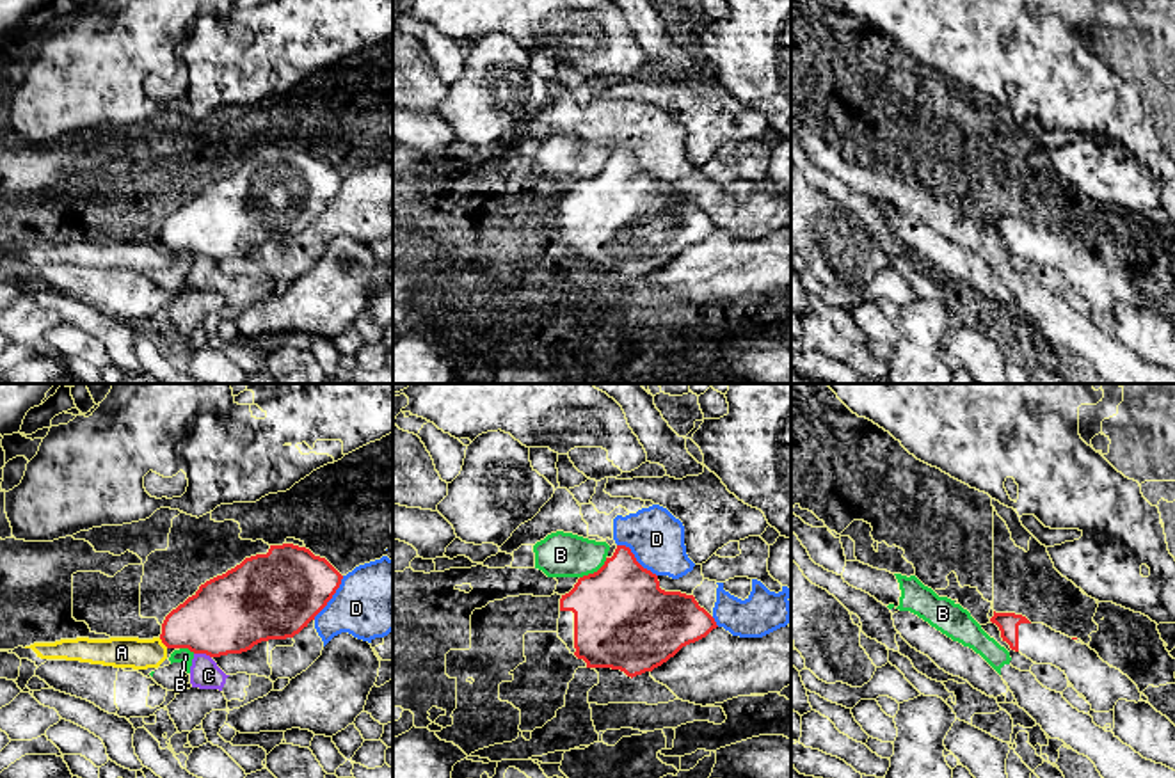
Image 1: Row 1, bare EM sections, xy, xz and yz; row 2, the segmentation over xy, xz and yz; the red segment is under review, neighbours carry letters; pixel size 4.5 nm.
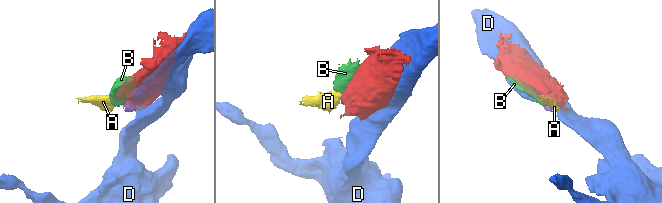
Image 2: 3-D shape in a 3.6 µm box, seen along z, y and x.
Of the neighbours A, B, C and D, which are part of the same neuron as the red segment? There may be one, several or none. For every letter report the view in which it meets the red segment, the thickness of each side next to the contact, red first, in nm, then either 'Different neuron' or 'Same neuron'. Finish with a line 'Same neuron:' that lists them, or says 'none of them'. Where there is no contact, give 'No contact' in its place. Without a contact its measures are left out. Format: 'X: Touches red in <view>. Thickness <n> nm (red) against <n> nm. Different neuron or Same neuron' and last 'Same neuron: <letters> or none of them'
A: Touches red in xy. Thickness 300 nm (red) against 140 nm. Different neuron
B: Touches red in xz. Thickness 440 nm (red) against 200 nm. Different neuron
C: Touches red in xy. Thickness 360 nm (red) against 140 nm. Different neuron
D: Touches red in xz. Thickness 420 nm (red) against 260 nm. Different neuron
Same neuron: none of them

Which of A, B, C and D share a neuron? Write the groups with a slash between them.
A C / B / D

